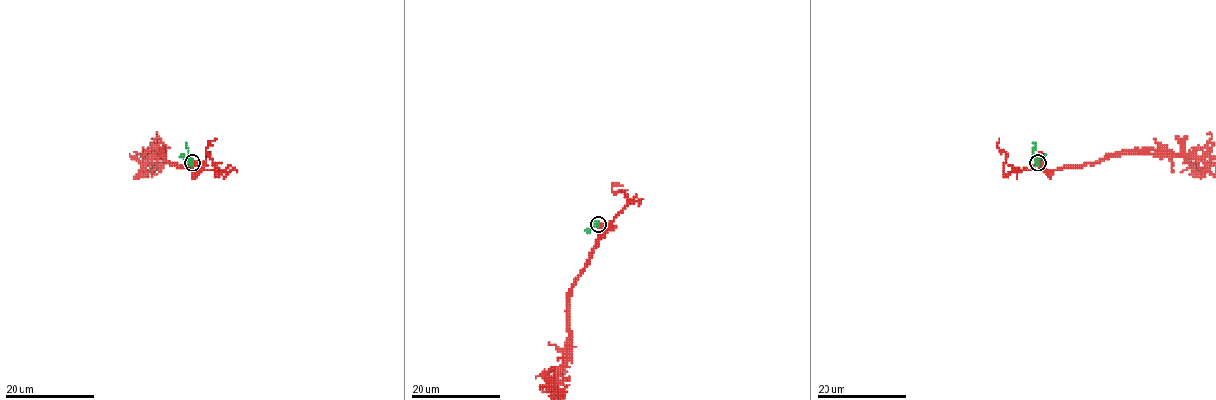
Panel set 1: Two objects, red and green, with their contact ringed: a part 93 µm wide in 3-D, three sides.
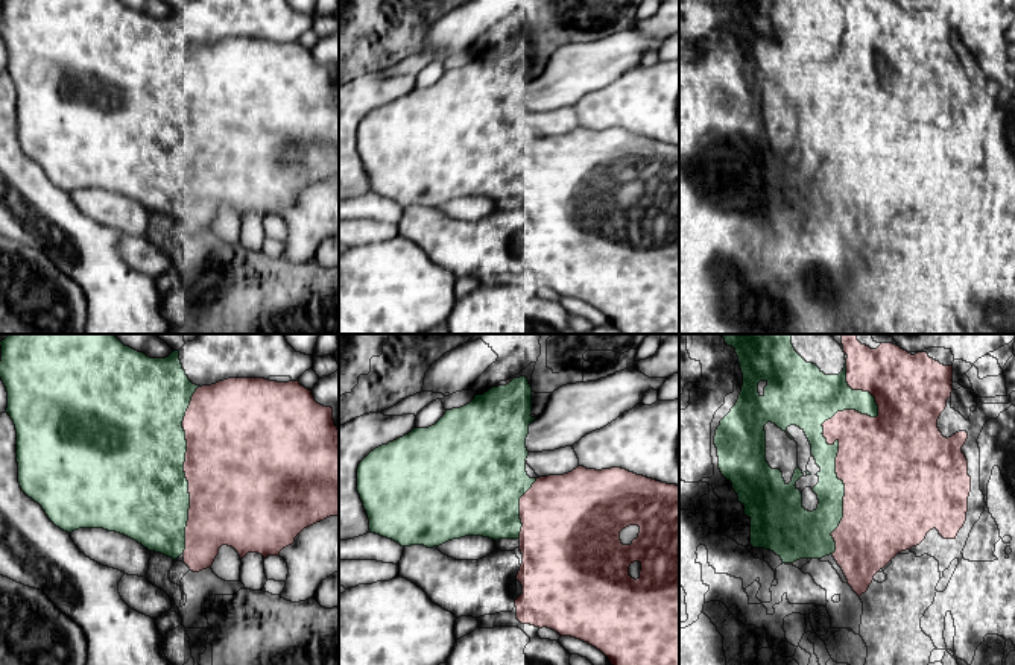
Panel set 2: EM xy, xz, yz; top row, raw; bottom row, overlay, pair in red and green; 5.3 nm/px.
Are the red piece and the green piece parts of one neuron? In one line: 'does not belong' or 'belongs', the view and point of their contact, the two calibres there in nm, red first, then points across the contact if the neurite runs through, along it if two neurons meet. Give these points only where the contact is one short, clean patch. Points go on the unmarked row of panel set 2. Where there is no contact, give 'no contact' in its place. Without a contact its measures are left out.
belongs | yz (822, 93) | 300/340 nm

